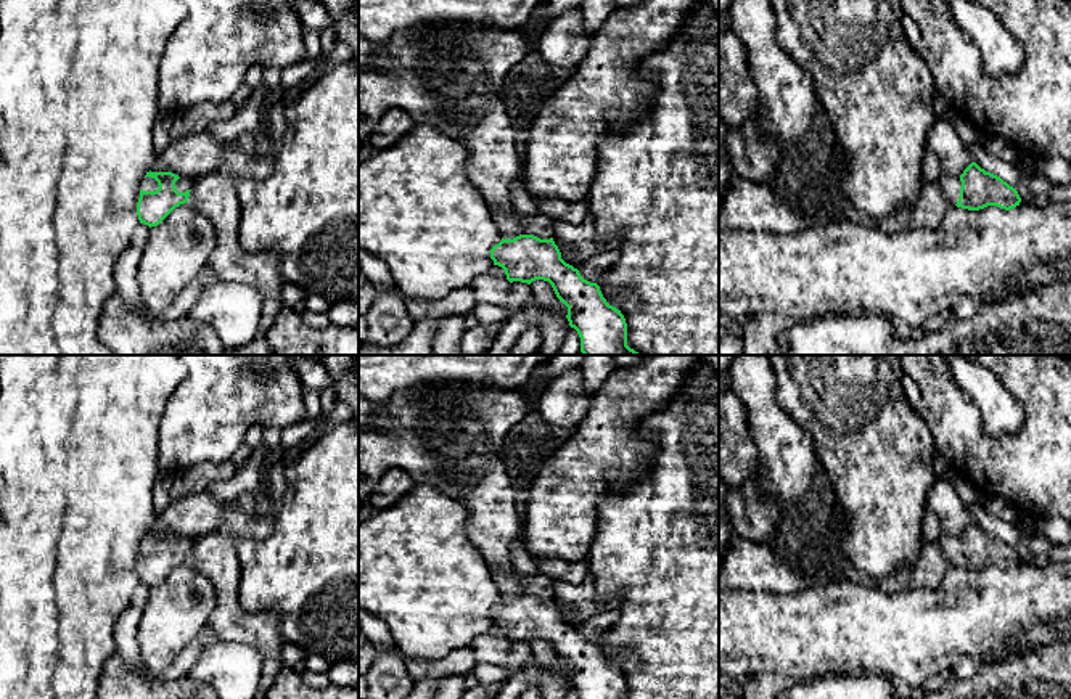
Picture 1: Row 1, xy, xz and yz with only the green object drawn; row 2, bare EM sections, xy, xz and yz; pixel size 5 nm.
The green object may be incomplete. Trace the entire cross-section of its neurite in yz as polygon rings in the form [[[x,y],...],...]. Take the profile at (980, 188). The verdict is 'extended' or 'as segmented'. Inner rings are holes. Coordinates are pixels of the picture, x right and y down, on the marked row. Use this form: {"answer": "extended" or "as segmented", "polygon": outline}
{"answer": "extended", "polygon": [[[971,162],[960,177],[941,172],[938,183],[949,207],[979,211],[987,206],[997,206],[1010,211],[1021,202],[1013,186],[1000,177],[986,172],[976,162]]]}

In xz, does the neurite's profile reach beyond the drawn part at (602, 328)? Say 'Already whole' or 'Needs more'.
Needs more

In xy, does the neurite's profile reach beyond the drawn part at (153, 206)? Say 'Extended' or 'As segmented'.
Extended

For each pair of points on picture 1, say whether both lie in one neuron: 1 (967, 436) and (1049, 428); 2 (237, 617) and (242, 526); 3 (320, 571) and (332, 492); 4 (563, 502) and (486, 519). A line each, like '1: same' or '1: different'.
1: same
2: same
3: same
4: different

